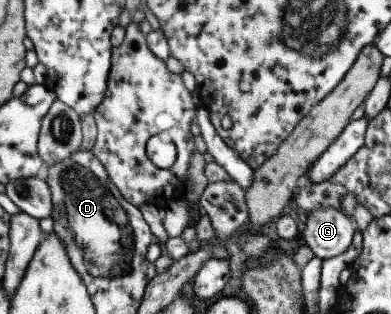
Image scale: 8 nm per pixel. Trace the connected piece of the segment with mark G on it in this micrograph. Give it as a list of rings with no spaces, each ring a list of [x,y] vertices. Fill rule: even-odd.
[[[321,207],[307,213],[306,218],[300,234],[301,243],[310,247],[318,259],[343,254],[357,232],[352,226],[352,219],[340,208]]]

